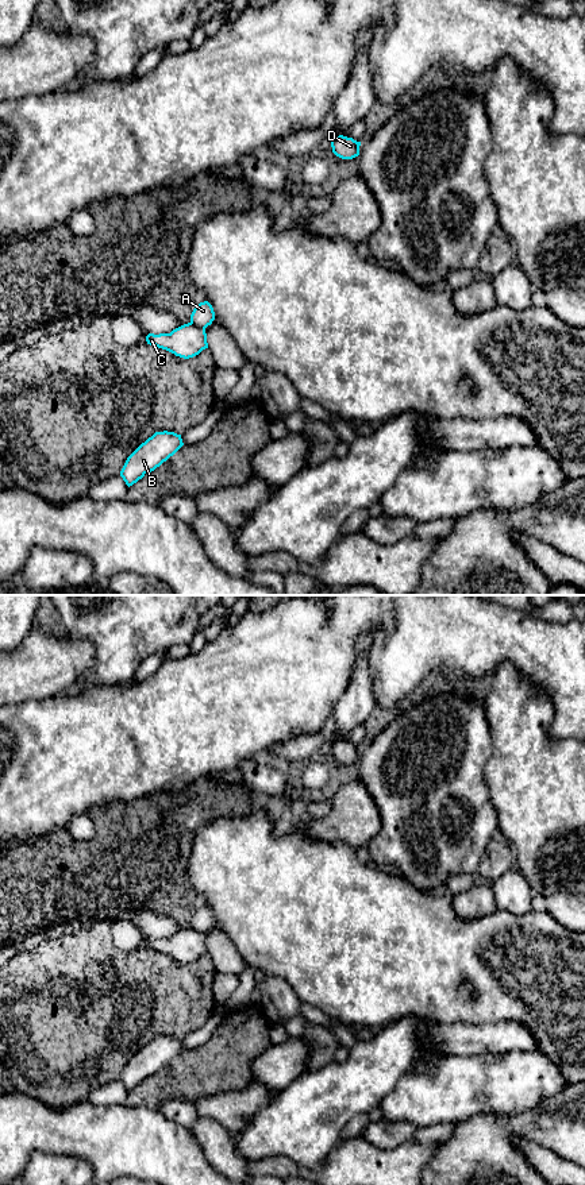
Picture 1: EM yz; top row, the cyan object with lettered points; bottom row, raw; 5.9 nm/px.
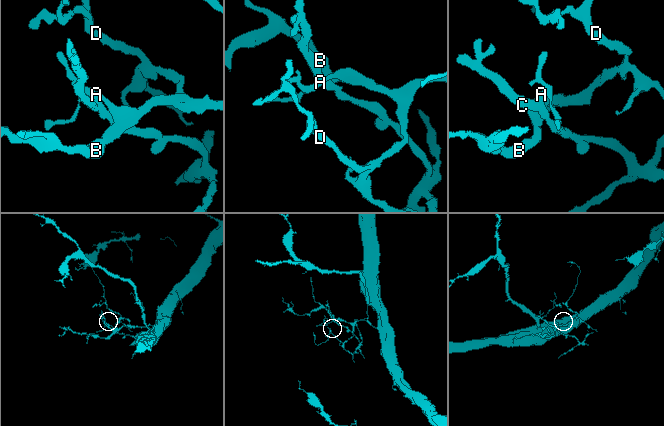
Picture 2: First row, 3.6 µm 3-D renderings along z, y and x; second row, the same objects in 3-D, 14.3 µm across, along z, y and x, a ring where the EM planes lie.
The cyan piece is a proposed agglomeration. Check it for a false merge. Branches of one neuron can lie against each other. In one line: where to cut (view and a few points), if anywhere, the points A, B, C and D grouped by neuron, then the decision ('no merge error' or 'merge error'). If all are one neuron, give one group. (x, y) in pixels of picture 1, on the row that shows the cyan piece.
cut yz (189, 323), (204, 328); groups A B D / C; merge error

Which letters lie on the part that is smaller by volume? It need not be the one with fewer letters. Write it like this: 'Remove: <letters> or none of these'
Remove: C

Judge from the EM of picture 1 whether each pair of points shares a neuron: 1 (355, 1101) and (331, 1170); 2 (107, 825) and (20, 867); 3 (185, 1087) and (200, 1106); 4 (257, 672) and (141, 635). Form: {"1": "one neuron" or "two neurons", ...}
{"1": "two neurons", "2": "one neuron", "3": "two neurons", "4": "two neurons"}

